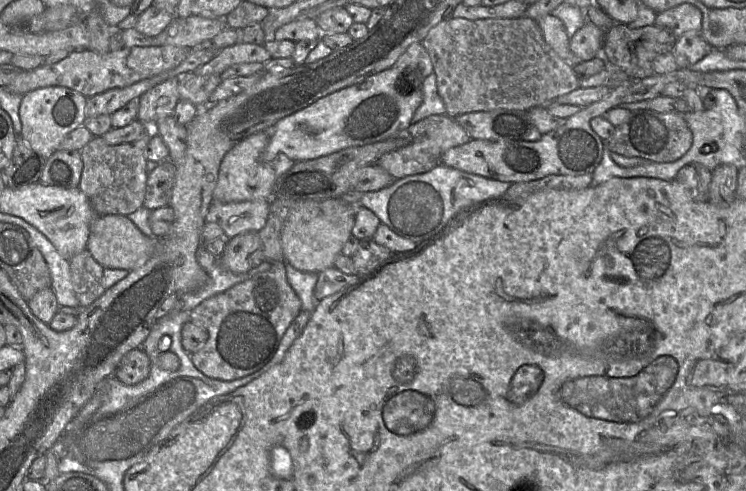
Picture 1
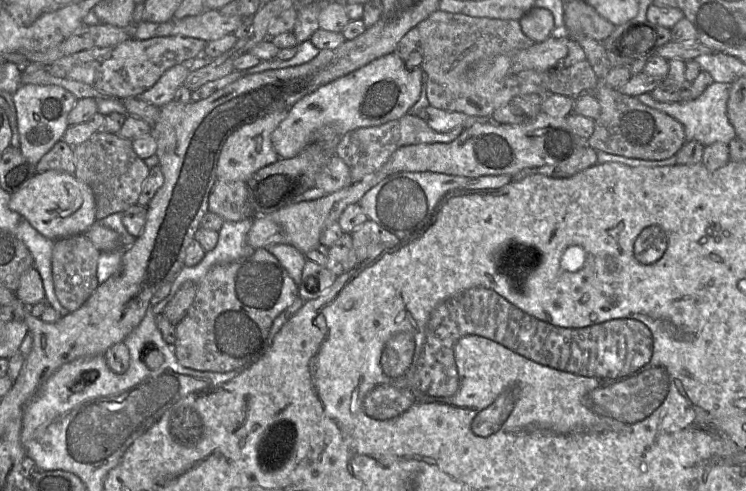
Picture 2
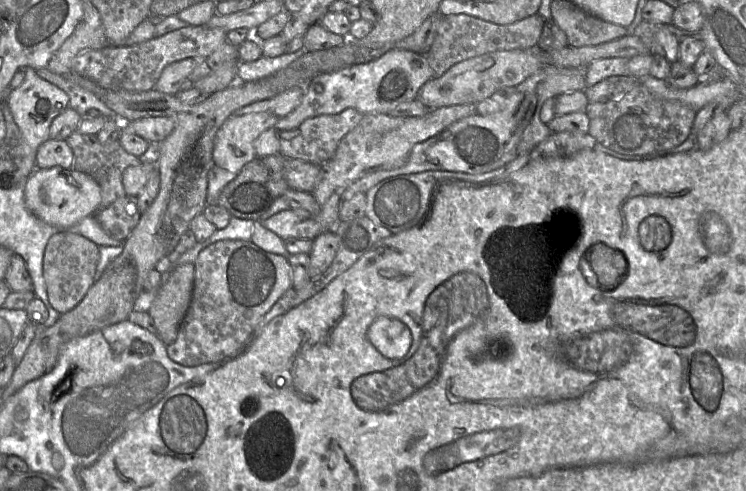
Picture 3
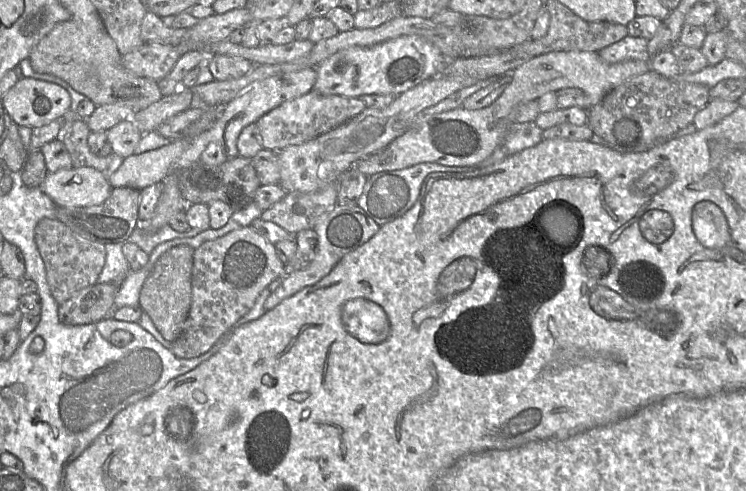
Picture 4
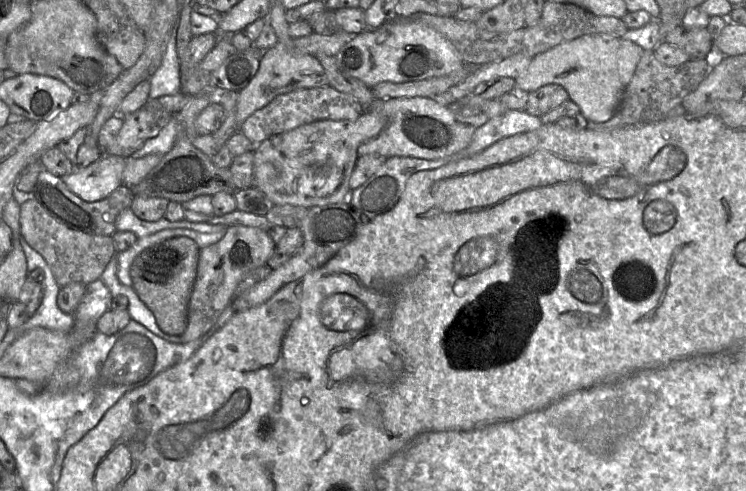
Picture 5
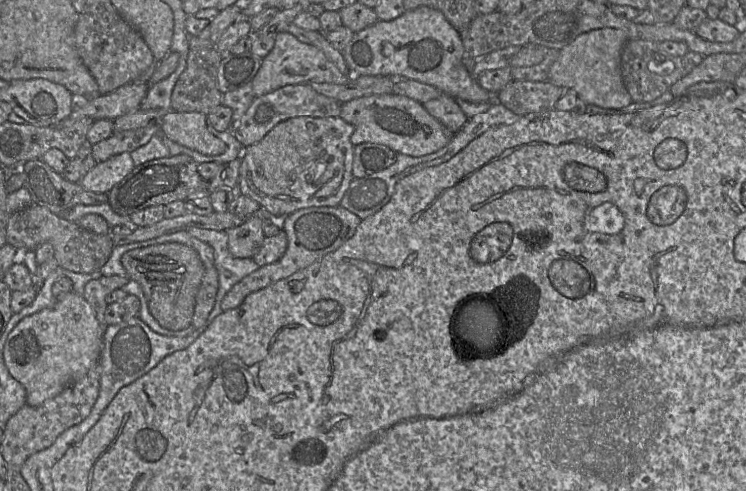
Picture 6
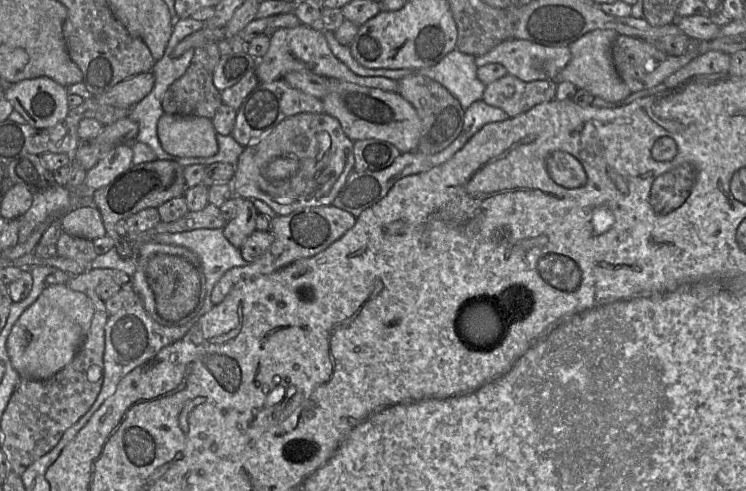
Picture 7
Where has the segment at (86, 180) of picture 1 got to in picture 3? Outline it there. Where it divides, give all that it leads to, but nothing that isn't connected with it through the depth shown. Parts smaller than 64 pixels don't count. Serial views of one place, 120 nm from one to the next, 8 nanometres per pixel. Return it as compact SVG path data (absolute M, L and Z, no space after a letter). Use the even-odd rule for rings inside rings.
M78 130L73 132L66 142L74 154L73 169L91 176L100 186L99 210L127 195L122 183L122 174L130 166L139 166L142 163L139 157L126 152L118 140L109 144L101 144L96 136L81 134Z

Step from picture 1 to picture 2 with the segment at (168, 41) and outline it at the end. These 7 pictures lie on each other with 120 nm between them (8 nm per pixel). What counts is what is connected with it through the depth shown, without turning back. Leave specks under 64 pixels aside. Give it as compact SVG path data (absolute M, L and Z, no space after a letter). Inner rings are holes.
M206 9L199 15L174 20L171 35L190 37L211 42L233 34L246 18L224 16L218 10Z

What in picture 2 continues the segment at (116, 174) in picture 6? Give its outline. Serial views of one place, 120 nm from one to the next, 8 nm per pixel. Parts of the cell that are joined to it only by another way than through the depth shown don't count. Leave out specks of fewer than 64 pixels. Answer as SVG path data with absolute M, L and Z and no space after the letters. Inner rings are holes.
M49 170L36 173L24 187L11 194L9 208L22 215L40 234L51 240L86 234L96 222L92 189L75 175Z

